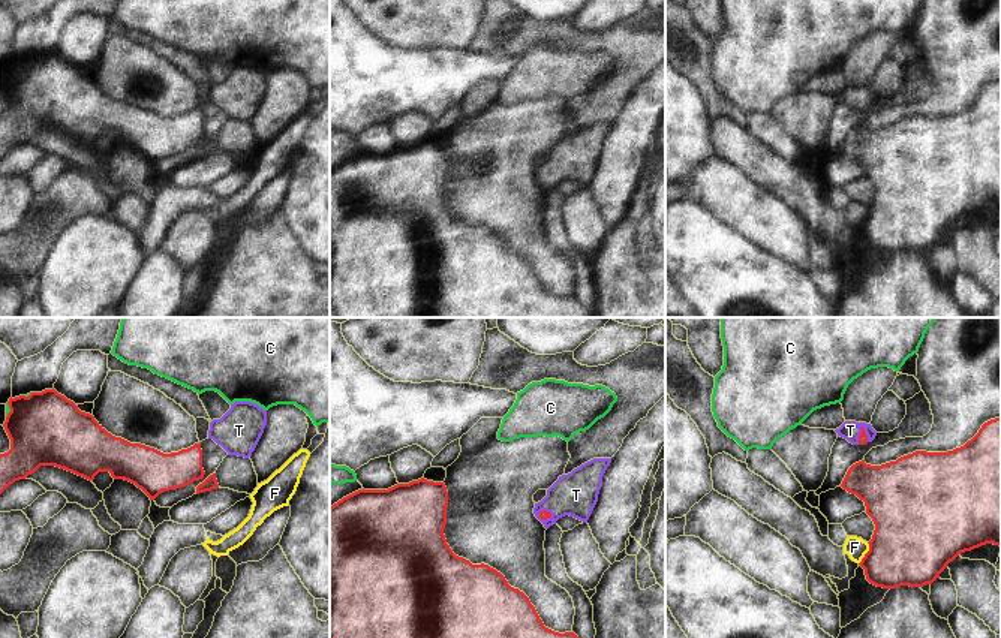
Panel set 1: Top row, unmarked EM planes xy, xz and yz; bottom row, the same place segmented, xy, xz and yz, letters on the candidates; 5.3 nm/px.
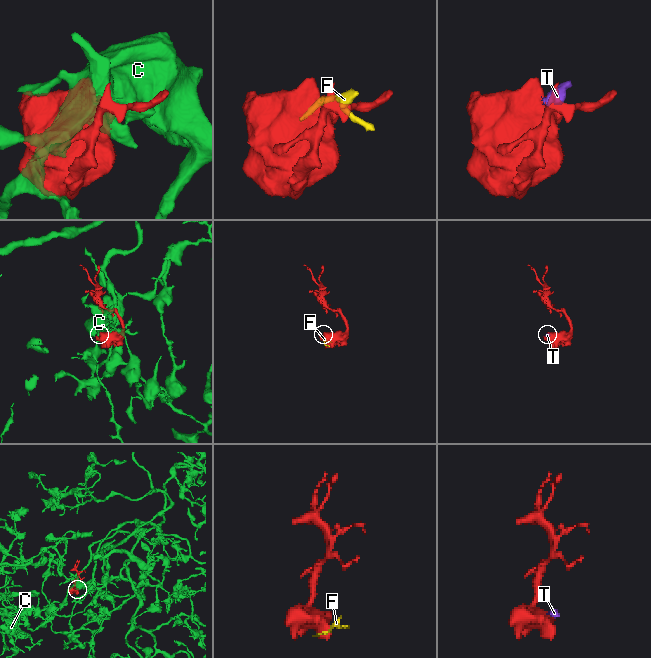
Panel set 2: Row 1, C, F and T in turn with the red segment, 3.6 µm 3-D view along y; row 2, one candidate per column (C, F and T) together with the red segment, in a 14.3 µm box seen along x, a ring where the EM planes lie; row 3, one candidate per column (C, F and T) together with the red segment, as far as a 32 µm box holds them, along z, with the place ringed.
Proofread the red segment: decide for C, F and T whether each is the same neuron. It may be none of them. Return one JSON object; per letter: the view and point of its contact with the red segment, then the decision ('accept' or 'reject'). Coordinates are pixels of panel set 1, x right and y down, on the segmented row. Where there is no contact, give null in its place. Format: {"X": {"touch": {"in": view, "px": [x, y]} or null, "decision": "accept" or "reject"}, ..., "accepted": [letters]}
{"C": {"touch": {"in": "xy", "px": [11, 411]}, "decision": "reject"}, "F": {"touch": {"in": "yz", "px": [866, 553]}, "decision": "reject"}, "T": {"touch": {"in": "yz", "px": [860, 435]}, "decision": "accept"}, "accepted": ["T"]}

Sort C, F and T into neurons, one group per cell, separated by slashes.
C / F / T

